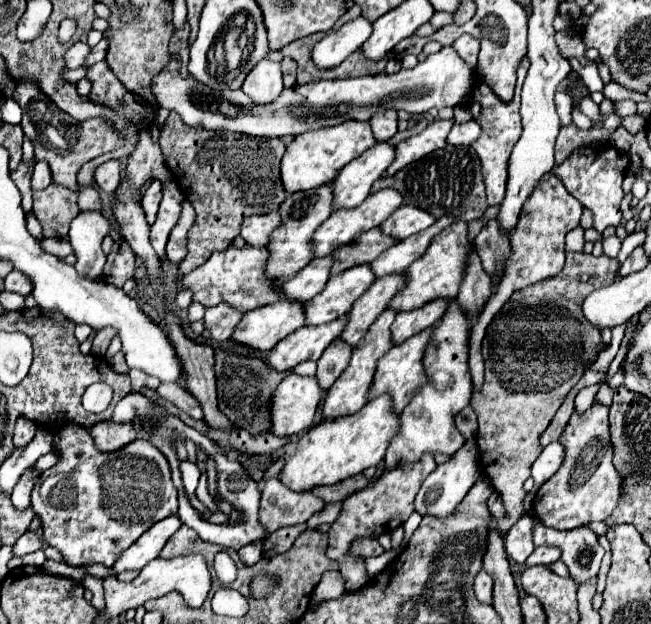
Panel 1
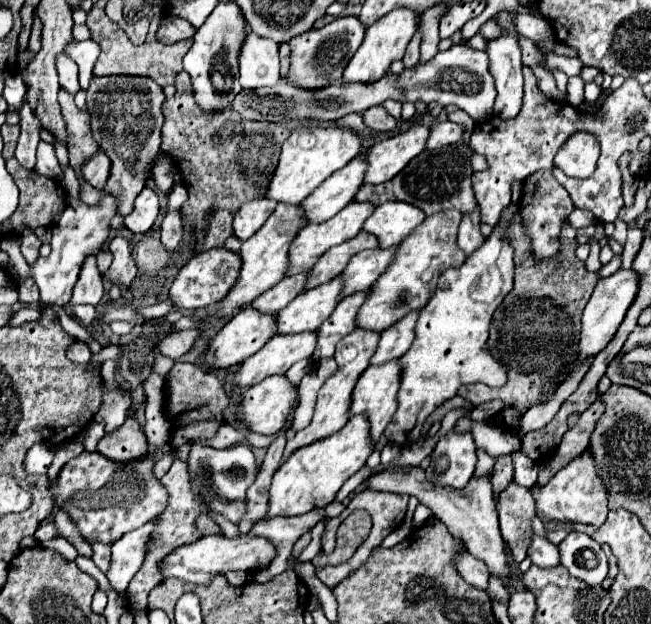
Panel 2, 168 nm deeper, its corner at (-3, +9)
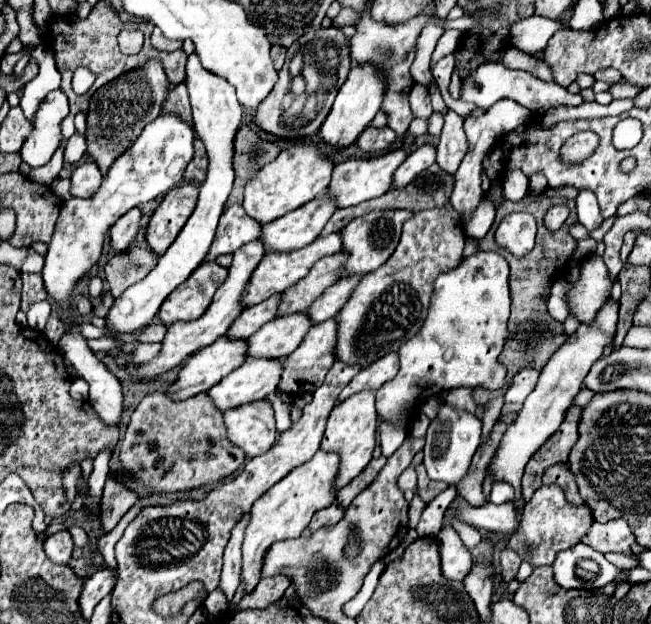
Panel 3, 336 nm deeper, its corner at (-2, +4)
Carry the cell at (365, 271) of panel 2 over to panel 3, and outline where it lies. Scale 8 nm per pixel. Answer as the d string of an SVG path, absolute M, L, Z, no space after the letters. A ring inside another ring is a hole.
M349 276L343 280L337 280L331 288L327 288L309 308L307 316L313 324L321 324L329 318L335 318L337 312L343 308L347 298L351 296L353 288L361 282L361 276Z

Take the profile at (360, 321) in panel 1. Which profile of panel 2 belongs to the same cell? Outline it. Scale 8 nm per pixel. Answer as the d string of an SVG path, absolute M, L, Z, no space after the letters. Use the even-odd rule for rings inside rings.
M358 291L358 295L348 295L346 299L342 299L338 303L334 313L318 329L318 345L316 345L312 361L332 357L336 343L358 327L354 323L354 319L356 319L358 307L362 307L366 295L368 295L368 291Z

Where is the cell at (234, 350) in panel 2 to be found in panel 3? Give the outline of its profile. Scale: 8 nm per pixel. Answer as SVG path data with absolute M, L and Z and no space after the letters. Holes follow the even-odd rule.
M221 336L219 340L215 340L215 344L207 346L205 350L195 352L193 356L189 356L189 360L183 364L183 368L177 374L177 380L165 390L165 394L169 394L171 400L187 400L193 398L201 392L207 392L209 388L213 388L225 374L233 372L235 368L239 368L239 364L245 360L245 342L243 340L225 340L225 336Z

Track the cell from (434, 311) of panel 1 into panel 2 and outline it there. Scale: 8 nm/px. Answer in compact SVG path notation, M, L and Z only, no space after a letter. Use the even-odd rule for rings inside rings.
M412 311L410 315L404 315L398 323L394 323L394 327L388 327L382 333L378 349L370 361L372 365L386 363L394 357L404 355L410 349L410 343L414 341L414 323L418 321L418 315L420 311Z

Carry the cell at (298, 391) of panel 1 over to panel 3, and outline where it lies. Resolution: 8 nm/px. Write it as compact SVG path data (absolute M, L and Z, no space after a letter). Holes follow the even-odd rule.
M257 400L223 414L227 438L231 444L241 446L247 458L265 454L277 440L273 408L267 400Z

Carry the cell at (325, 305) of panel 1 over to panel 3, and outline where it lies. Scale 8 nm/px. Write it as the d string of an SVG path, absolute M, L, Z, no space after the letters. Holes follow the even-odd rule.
M305 312L269 320L253 336L249 336L247 356L271 360L285 358L301 344L303 336L309 332L311 326L313 324Z

